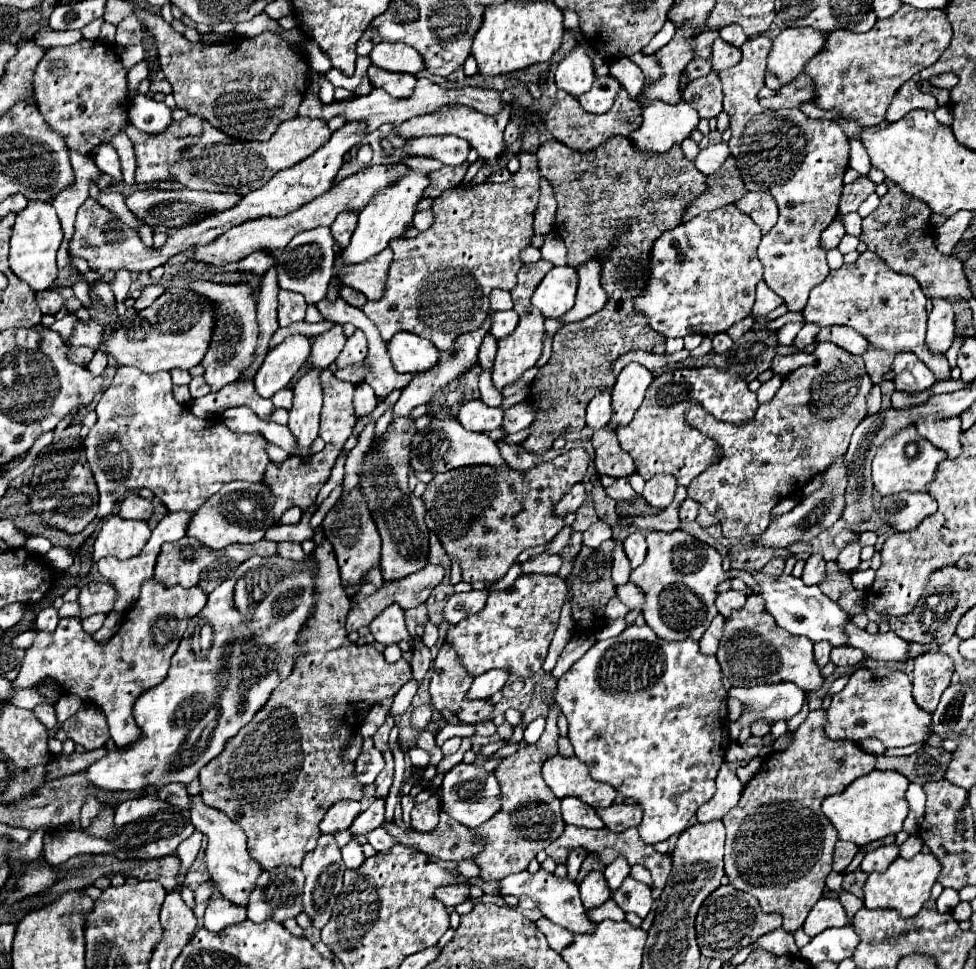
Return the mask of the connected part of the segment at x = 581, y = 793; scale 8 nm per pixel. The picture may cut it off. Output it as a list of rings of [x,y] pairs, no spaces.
[[[554,755],[544,763],[542,775],[558,799],[572,795],[594,807],[610,807],[616,799],[612,785],[594,781],[578,757]]]

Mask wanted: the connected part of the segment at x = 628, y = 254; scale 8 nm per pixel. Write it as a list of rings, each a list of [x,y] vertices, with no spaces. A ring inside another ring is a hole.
[[[612,137],[608,143],[600,145],[594,151],[578,153],[570,151],[566,145],[552,141],[538,149],[538,165],[540,175],[552,185],[554,197],[558,201],[558,213],[556,213],[556,227],[554,233],[564,239],[568,249],[568,265],[578,267],[584,265],[590,259],[602,261],[602,289],[606,291],[608,299],[602,311],[594,313],[594,317],[588,317],[582,323],[572,323],[562,327],[552,341],[552,357],[550,361],[538,369],[536,379],[530,385],[526,401],[536,405],[536,417],[530,425],[528,437],[520,443],[524,451],[532,455],[544,455],[548,449],[552,449],[552,443],[556,437],[568,433],[568,431],[580,431],[584,427],[584,413],[588,403],[594,395],[602,391],[610,391],[616,383],[616,377],[612,373],[612,365],[618,361],[620,355],[642,349],[648,353],[666,353],[666,337],[658,335],[646,321],[642,313],[638,313],[632,305],[632,299],[646,289],[650,279],[650,251],[654,245],[654,239],[660,237],[664,231],[670,231],[680,225],[684,211],[688,205],[702,193],[708,191],[706,175],[702,175],[692,161],[688,161],[678,145],[678,149],[670,149],[670,153],[658,155],[658,157],[646,157],[644,153],[638,153],[624,137]]]

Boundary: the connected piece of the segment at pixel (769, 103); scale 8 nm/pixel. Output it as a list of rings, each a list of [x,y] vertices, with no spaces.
[[[800,75],[790,85],[782,85],[776,97],[760,99],[760,105],[766,109],[782,109],[782,107],[800,107],[802,103],[814,101],[814,79]]]

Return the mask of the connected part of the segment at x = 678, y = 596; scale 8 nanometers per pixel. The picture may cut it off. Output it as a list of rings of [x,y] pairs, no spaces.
[[[682,529],[672,533],[652,531],[646,535],[646,541],[646,561],[630,575],[630,579],[646,595],[642,611],[646,625],[652,627],[654,633],[664,641],[684,641],[688,637],[700,641],[706,627],[718,615],[714,605],[718,585],[728,579],[728,573],[722,569],[722,555]]]

